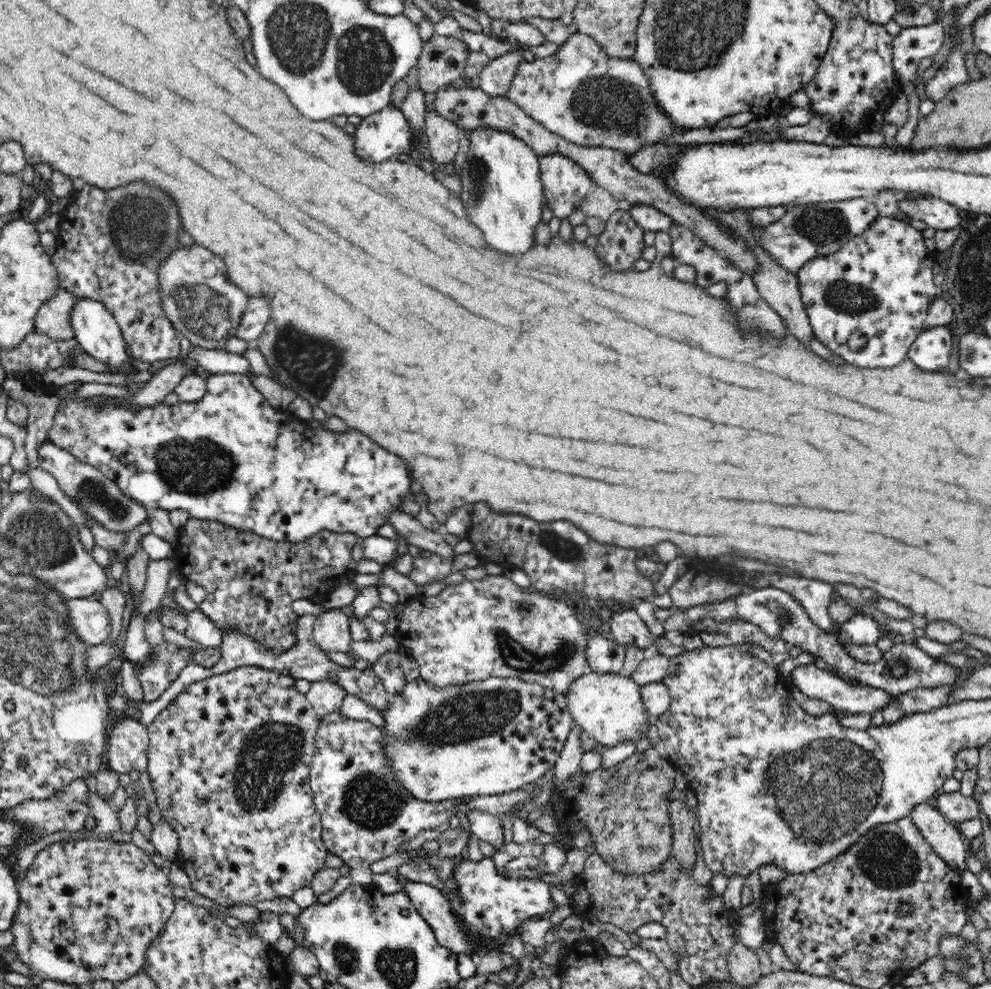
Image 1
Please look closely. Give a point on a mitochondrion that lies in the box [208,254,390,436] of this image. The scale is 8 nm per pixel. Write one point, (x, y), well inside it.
(316, 377)

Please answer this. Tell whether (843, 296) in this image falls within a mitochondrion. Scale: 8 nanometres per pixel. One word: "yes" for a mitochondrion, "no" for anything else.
yes

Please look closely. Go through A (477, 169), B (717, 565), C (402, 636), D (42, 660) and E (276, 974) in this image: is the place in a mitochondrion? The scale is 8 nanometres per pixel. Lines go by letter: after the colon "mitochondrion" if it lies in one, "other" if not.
A: mitochondrion
B: other
C: other
D: mitochondrion
E: other

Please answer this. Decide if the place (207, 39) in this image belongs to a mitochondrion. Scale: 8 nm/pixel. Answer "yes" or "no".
no

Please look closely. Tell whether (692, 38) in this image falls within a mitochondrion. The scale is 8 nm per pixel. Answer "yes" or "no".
yes

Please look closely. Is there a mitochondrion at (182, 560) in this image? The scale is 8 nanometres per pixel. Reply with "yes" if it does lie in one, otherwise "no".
no

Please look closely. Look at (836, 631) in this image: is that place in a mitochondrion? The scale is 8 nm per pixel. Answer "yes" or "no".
no

